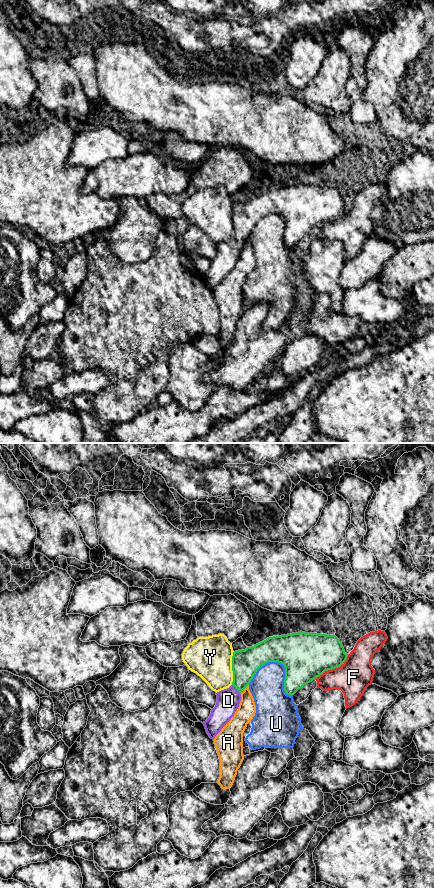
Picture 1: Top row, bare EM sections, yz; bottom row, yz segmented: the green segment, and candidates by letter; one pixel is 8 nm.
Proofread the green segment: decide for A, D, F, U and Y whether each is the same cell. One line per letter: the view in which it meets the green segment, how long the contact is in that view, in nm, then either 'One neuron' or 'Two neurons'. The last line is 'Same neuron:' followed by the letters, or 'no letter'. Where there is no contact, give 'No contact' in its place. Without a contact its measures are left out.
A: Touches green in yz. Shared border 100 nm. Two neurons
D: Touches green in yz. Shared border 110 nm. One neuron
F: Touches green in yz. Shared border 340 nm. Two neurons
U: Touches green in yz. Shared border 380 nm. Two neurons
Y: Touches green in yz. Shared border 280 nm. Two neurons
Same neuron: D

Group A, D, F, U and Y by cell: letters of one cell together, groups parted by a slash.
A / D / F / U / Y

